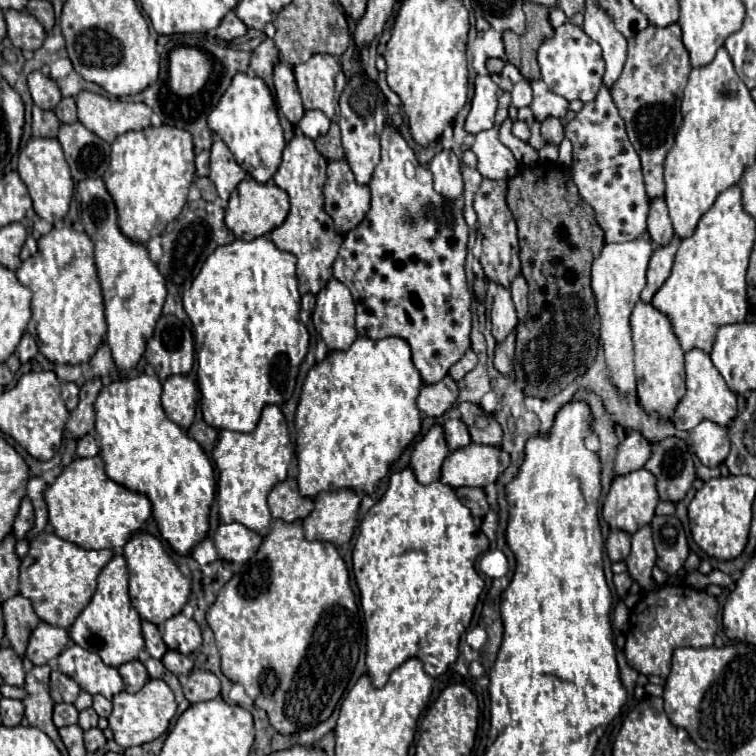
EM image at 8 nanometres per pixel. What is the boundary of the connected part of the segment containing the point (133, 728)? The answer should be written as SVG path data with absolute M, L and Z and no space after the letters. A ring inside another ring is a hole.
M149 680L135 694L119 692L113 698L113 712L107 720L109 720L109 728L113 730L115 742L123 748L129 748L129 746L141 746L145 742L153 742L163 732L167 732L169 722L175 716L175 710L177 710L177 702L173 698L171 688L163 680Z

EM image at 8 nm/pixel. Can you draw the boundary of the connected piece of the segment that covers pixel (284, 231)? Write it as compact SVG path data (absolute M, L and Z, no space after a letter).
M295 136L283 150L281 166L273 176L275 184L289 194L291 210L281 226L271 232L271 240L279 250L291 252L297 258L297 280L301 294L319 294L331 280L331 266L341 248L343 236L333 228L331 216L325 212L323 186L327 182L327 160L315 150L307 136Z

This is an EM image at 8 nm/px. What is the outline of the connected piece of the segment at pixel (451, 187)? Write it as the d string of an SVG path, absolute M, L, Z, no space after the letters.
M441 150L431 162L429 170L433 172L435 190L447 198L457 200L463 194L463 178L461 178L461 162L451 150Z

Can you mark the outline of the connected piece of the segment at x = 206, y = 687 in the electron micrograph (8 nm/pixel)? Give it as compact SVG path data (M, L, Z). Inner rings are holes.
M193 670L189 676L181 678L181 686L183 686L185 698L191 704L215 700L219 698L219 692L221 692L221 684L217 676L213 676L211 672L203 672L203 670Z

